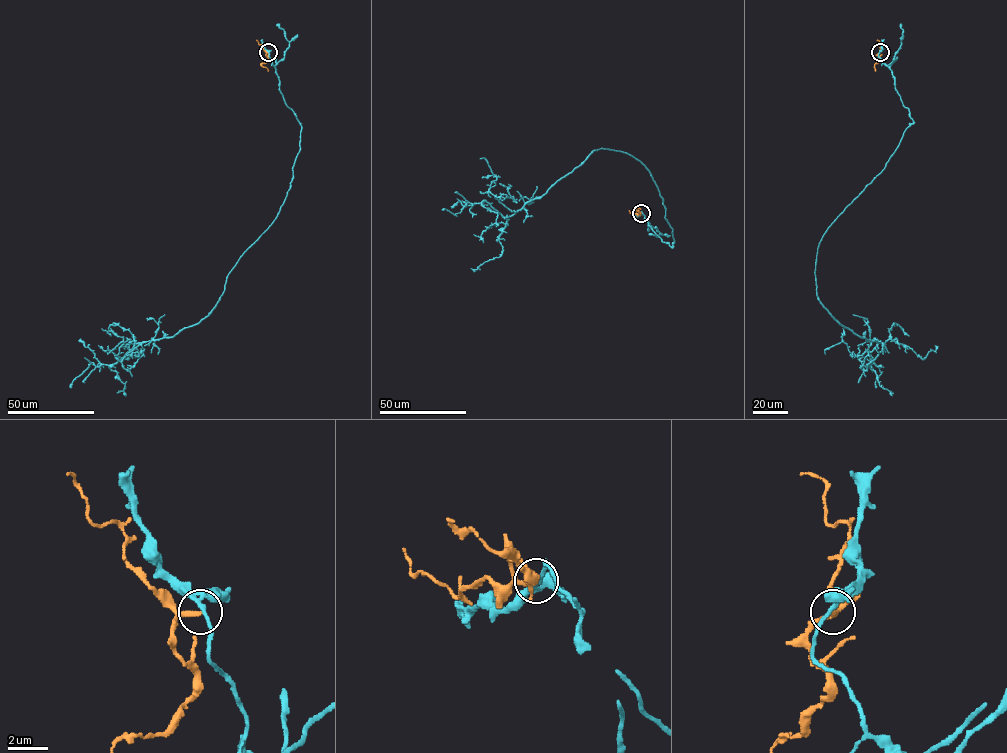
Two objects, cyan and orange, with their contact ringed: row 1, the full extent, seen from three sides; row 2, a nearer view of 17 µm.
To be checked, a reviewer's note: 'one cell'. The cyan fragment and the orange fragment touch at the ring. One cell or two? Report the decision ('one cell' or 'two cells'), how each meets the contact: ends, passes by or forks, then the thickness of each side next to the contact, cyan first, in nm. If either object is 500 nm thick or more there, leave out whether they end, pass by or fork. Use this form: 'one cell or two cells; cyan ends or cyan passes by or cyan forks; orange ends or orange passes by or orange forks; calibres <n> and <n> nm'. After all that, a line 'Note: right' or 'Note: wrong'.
two cells; cyan forks; orange ends; calibres 180 and 240 nm
Note: wrong

